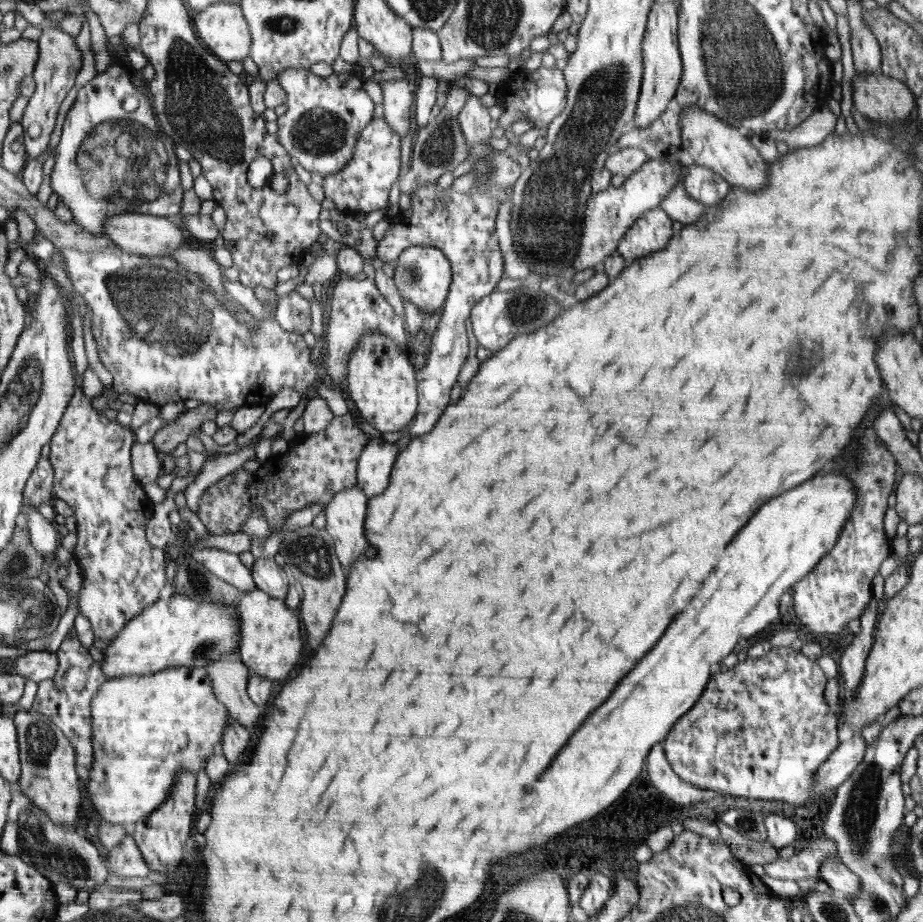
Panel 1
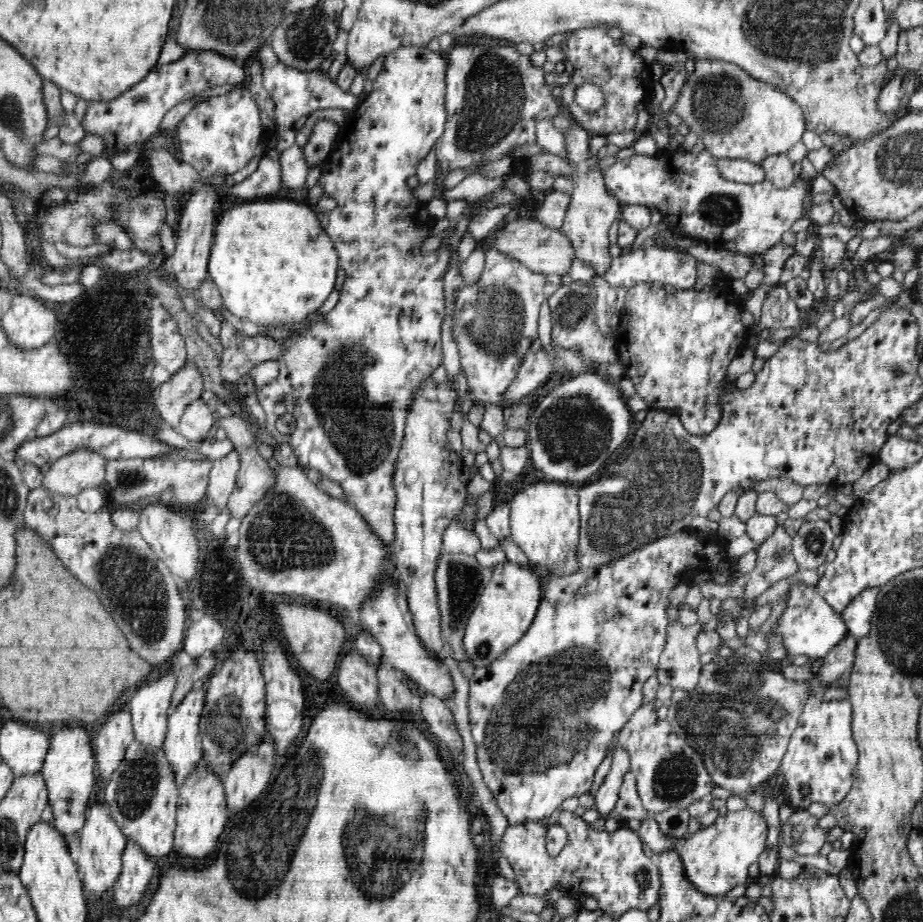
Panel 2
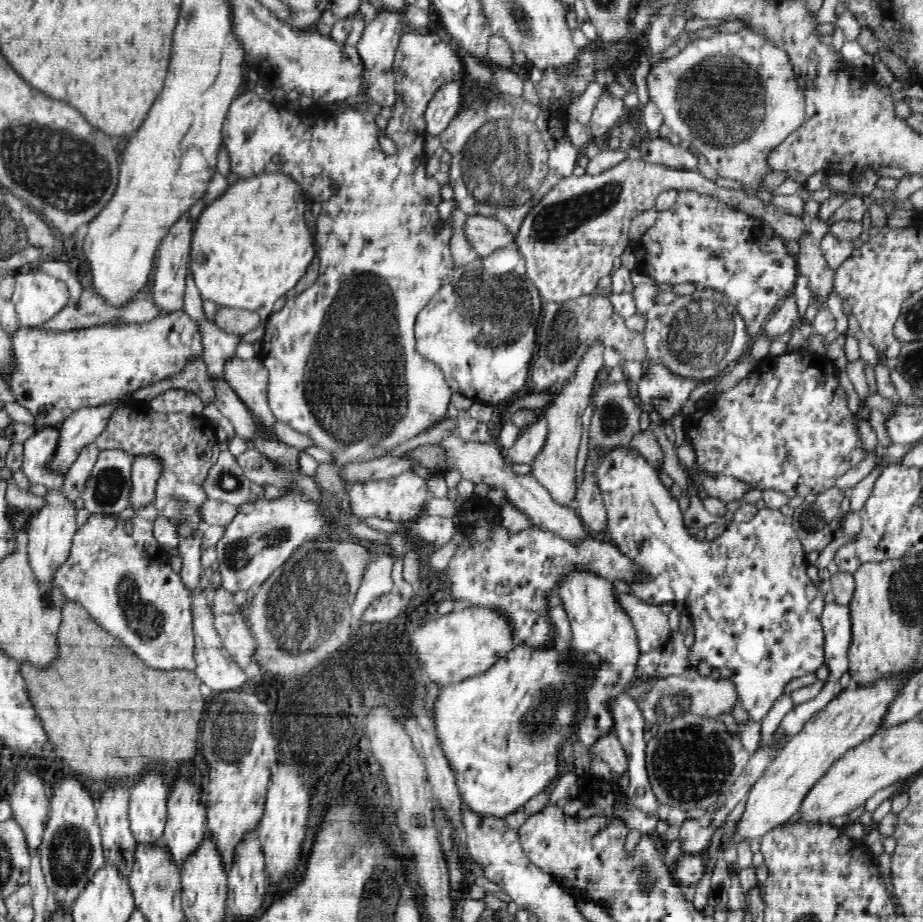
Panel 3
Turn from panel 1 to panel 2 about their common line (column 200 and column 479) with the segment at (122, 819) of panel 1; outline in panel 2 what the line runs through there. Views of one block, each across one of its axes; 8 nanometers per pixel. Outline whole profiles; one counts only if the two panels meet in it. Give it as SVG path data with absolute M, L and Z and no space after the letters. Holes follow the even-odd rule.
M682 530L678 532L674 532L674 534L663 535L662 538L654 539L654 542L646 543L640 548L636 548L636 550L618 558L612 560L610 563L600 564L600 566L587 567L586 569L582 569L578 571L576 574L572 576L566 577L554 577L554 576L546 576L546 578L542 578L542 582L540 582L539 590L541 590L541 596L539 598L539 608L538 613L535 615L534 621L530 624L530 628L527 629L526 634L522 635L522 638L519 638L519 641L514 643L514 646L511 646L508 650L505 650L496 660L492 662L488 662L486 666L476 667L474 670L474 674L470 676L470 690L468 697L469 704L469 722L471 726L471 733L473 737L473 741L476 745L476 758L478 762L478 766L483 776L483 780L486 784L486 790L490 790L490 798L494 798L494 806L498 806L498 810L502 810L502 814L506 816L507 821L509 822L509 826L517 826L520 824L525 824L530 821L537 821L540 818L548 818L554 810L558 809L561 806L561 803L572 797L578 797L582 793L588 793L591 784L593 783L593 778L595 777L596 771L600 764L602 764L602 760L606 758L608 755L608 750L612 750L614 746L616 746L617 742L617 734L619 730L622 730L622 727L626 722L630 720L630 717L636 712L636 709L640 708L643 704L643 689L644 684L648 681L648 678L654 676L656 674L657 666L659 665L660 656L662 654L662 650L664 650L664 644L666 644L666 636L668 636L668 626L669 626L669 603L670 602L670 594L671 591L679 586L680 584L686 583L688 586L692 586L695 580L697 573L700 571L711 571L712 574L715 572L722 570L724 566L730 565L731 567L735 564L735 558L728 555L728 540L724 538L722 535L717 534L715 532L712 534L704 534L697 532L696 530Z

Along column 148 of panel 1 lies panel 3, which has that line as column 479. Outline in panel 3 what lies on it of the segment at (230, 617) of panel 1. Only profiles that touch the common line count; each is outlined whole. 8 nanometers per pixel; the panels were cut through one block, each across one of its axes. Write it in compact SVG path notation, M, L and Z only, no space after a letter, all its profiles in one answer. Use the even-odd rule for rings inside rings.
M482 608L453 611L438 620L428 620L416 628L410 640L428 678L432 678L440 690L485 673L515 648L509 622L495 610Z

